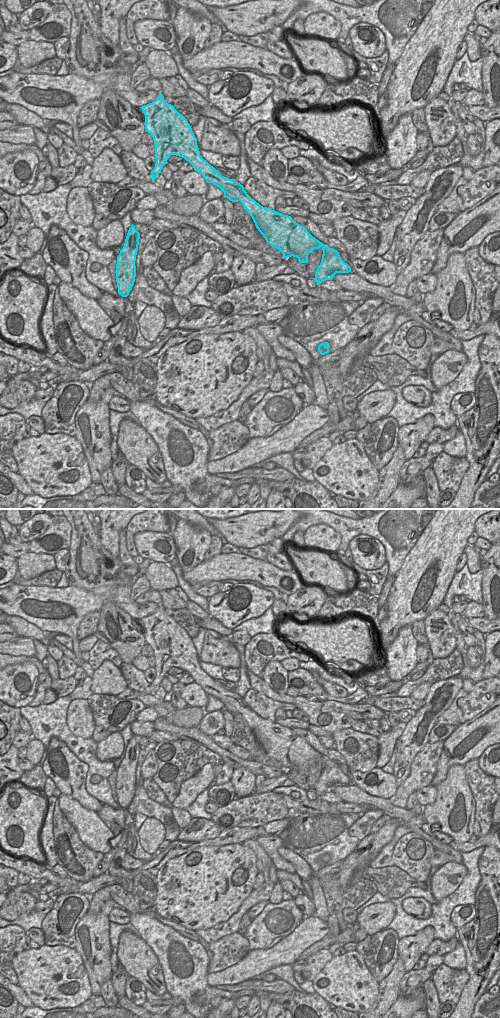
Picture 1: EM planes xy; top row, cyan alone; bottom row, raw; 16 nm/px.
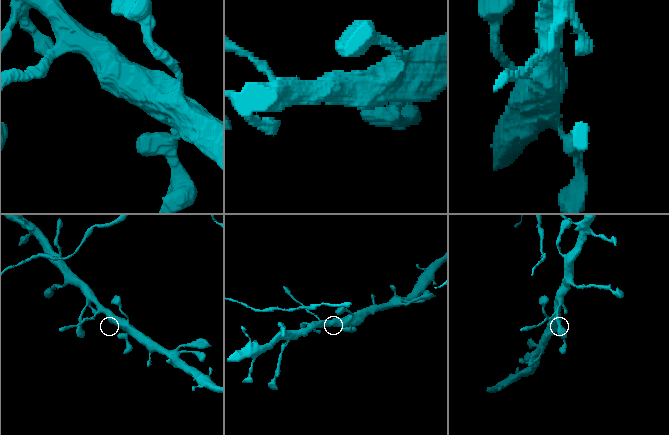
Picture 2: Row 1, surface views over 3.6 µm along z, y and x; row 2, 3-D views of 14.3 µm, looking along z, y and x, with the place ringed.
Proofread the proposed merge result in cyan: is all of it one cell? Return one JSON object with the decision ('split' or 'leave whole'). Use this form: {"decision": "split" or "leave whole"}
{"decision": "leave whole"}

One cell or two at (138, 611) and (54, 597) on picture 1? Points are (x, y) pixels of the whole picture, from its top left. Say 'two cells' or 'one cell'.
one cell

